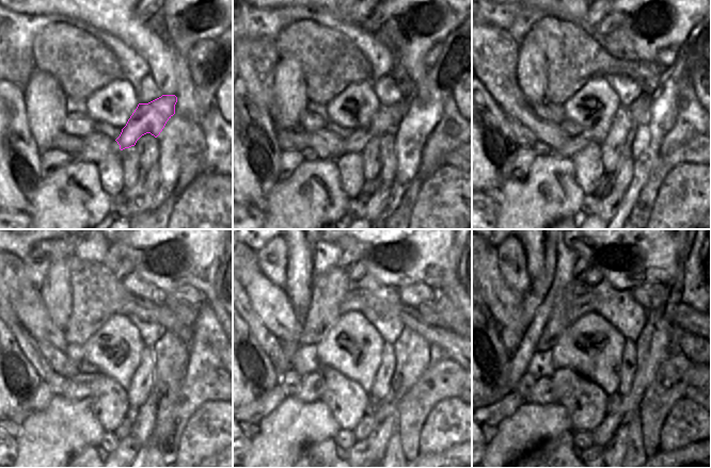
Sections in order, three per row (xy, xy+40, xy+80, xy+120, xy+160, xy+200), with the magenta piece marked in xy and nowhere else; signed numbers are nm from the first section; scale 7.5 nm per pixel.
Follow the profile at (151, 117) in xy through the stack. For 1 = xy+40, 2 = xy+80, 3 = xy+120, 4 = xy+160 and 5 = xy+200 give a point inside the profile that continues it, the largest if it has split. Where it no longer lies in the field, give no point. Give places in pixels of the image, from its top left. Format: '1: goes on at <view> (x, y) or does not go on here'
1: goes on at xy+40 (356, 143)
2: goes on at xy+80 (573, 144)
3: goes on at xy+120 (80, 386)
4: goes on at xy+160 (312, 386)
5: goes on at xy+200 (542, 392)

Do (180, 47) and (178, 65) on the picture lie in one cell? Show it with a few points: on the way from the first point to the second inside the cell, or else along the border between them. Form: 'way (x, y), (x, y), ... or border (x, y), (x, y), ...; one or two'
way (180, 51), (179, 61); one

